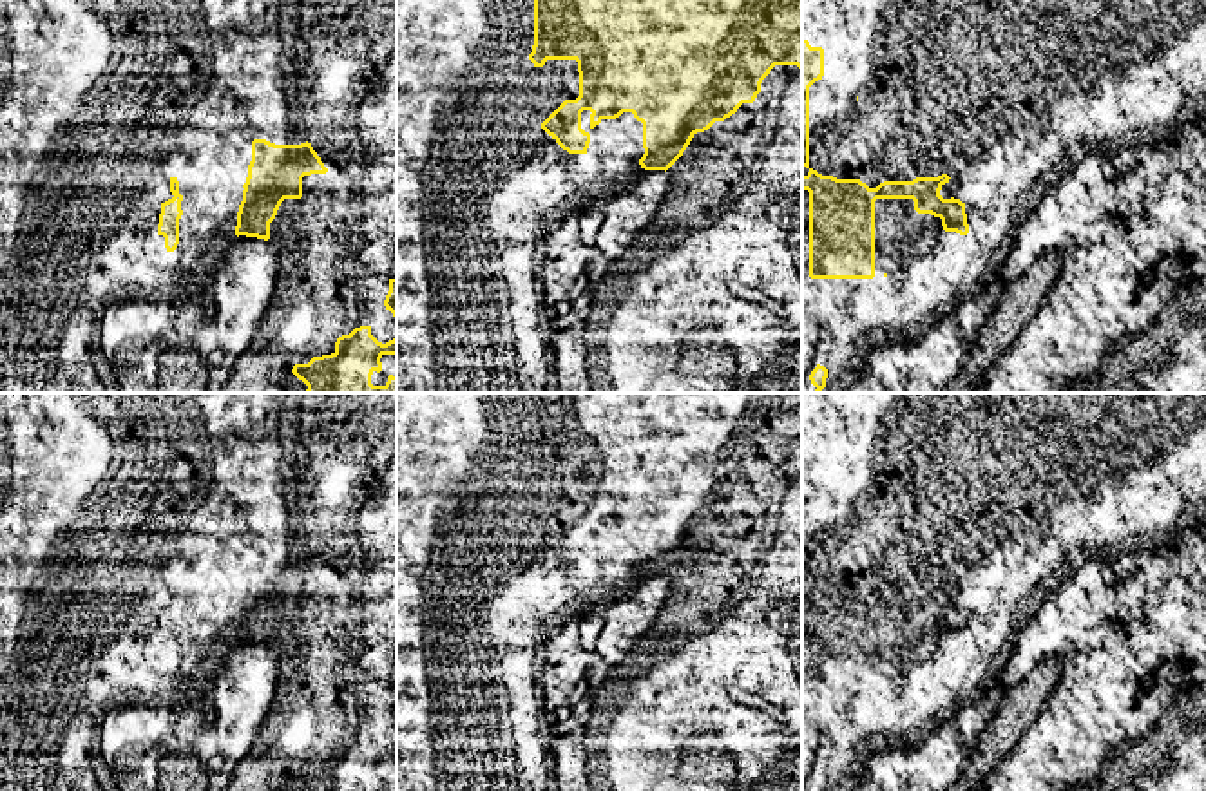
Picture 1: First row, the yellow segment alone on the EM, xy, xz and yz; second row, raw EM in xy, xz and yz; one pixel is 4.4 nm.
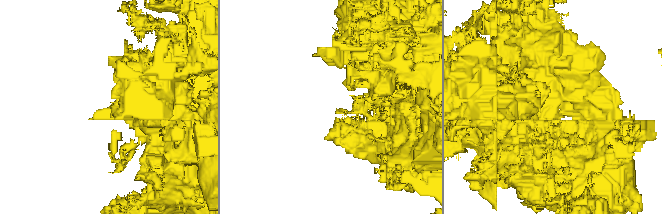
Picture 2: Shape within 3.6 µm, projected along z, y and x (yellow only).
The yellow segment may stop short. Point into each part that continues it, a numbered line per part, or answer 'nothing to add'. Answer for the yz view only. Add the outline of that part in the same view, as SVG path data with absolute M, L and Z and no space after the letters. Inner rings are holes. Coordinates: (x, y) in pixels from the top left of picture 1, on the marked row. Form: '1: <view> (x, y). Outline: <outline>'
nothing to add

